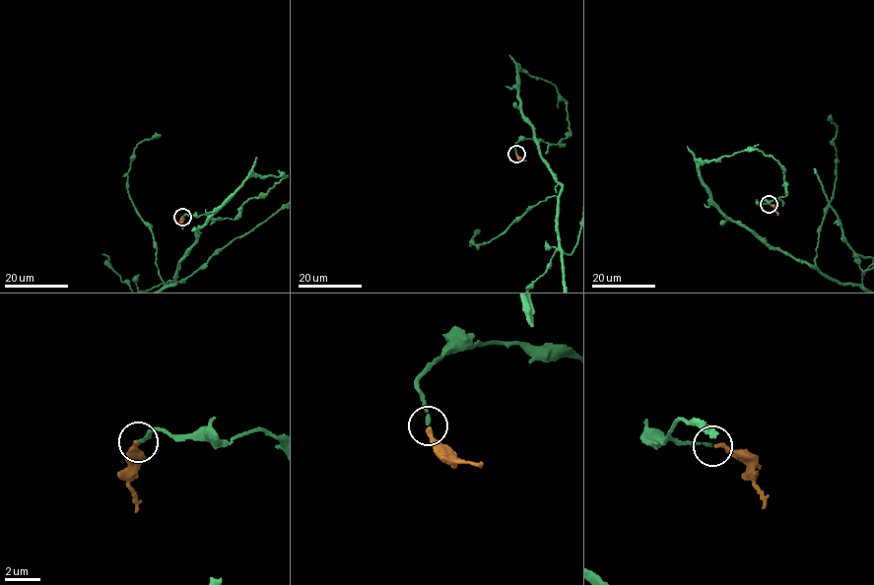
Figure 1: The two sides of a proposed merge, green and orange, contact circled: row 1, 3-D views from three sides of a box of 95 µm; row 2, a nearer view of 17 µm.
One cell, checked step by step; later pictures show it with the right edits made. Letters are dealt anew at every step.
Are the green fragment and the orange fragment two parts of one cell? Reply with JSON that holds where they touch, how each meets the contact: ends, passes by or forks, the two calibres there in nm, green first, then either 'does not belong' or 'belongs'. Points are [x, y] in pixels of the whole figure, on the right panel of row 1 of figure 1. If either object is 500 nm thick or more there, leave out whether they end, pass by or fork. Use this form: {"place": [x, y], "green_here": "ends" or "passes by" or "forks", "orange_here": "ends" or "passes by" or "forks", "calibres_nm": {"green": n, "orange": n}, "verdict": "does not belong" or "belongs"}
{"place": [769, 204], "green_here": "ends", "orange_here": "ends", "calibres_nm": {"green": 190, "orange": 240}, "verdict": "belongs"}

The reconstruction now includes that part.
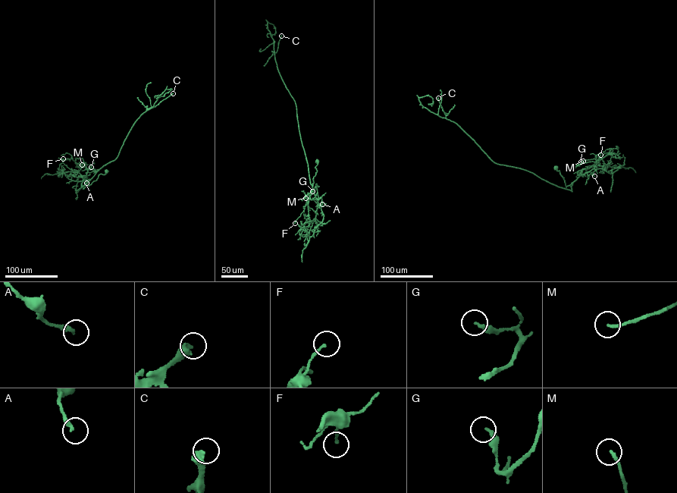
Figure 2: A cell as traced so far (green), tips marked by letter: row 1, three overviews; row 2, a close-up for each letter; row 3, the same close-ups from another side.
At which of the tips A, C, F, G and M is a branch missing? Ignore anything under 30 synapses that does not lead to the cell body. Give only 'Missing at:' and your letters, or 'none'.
Missing at: none

